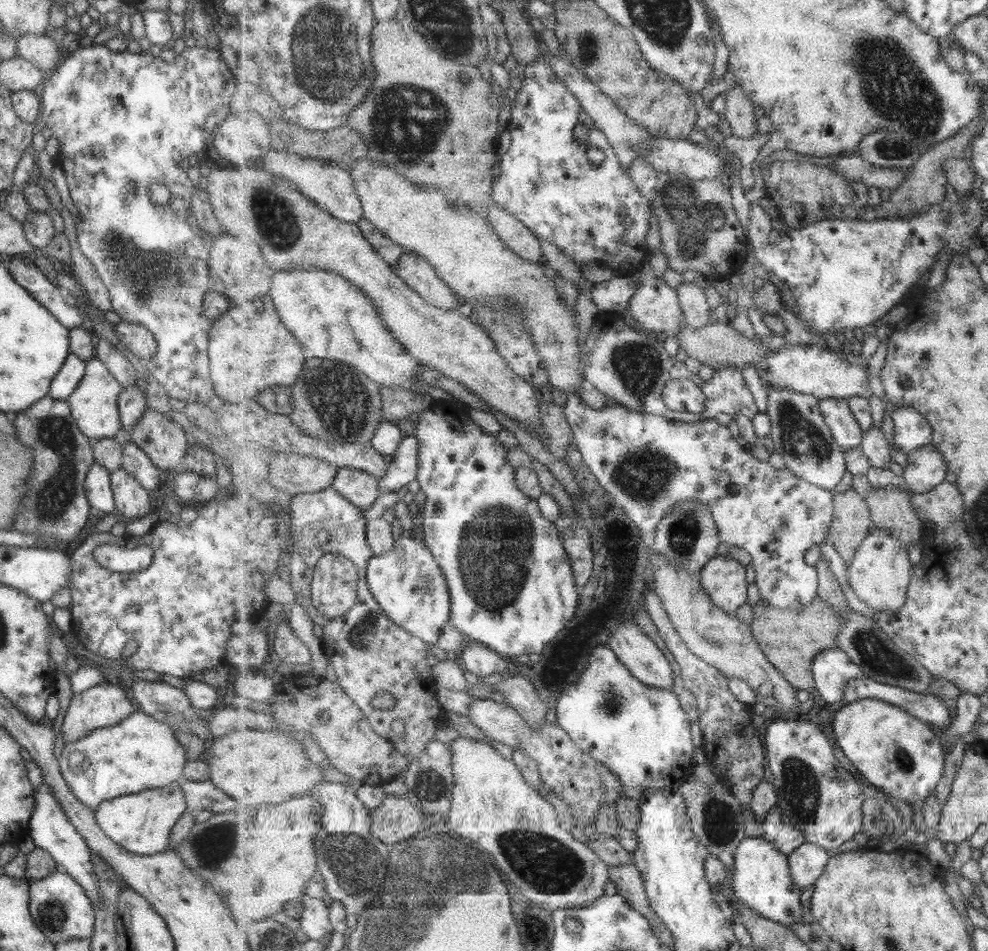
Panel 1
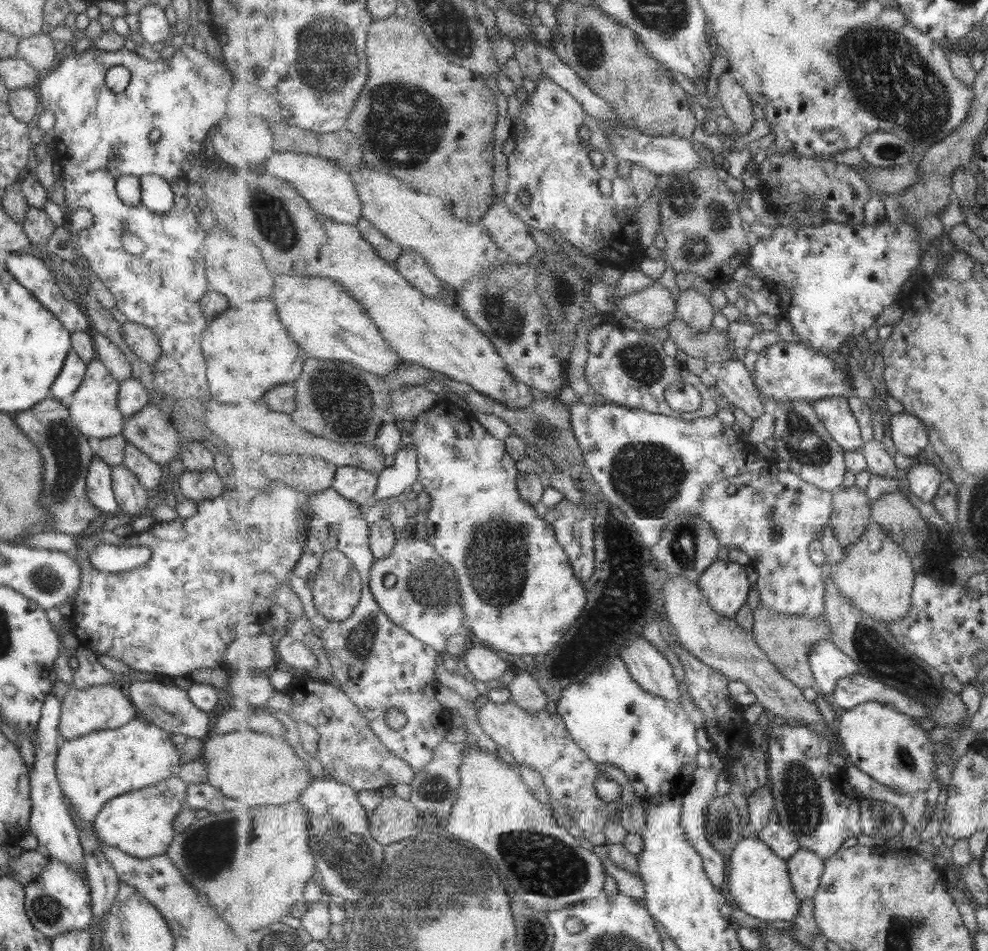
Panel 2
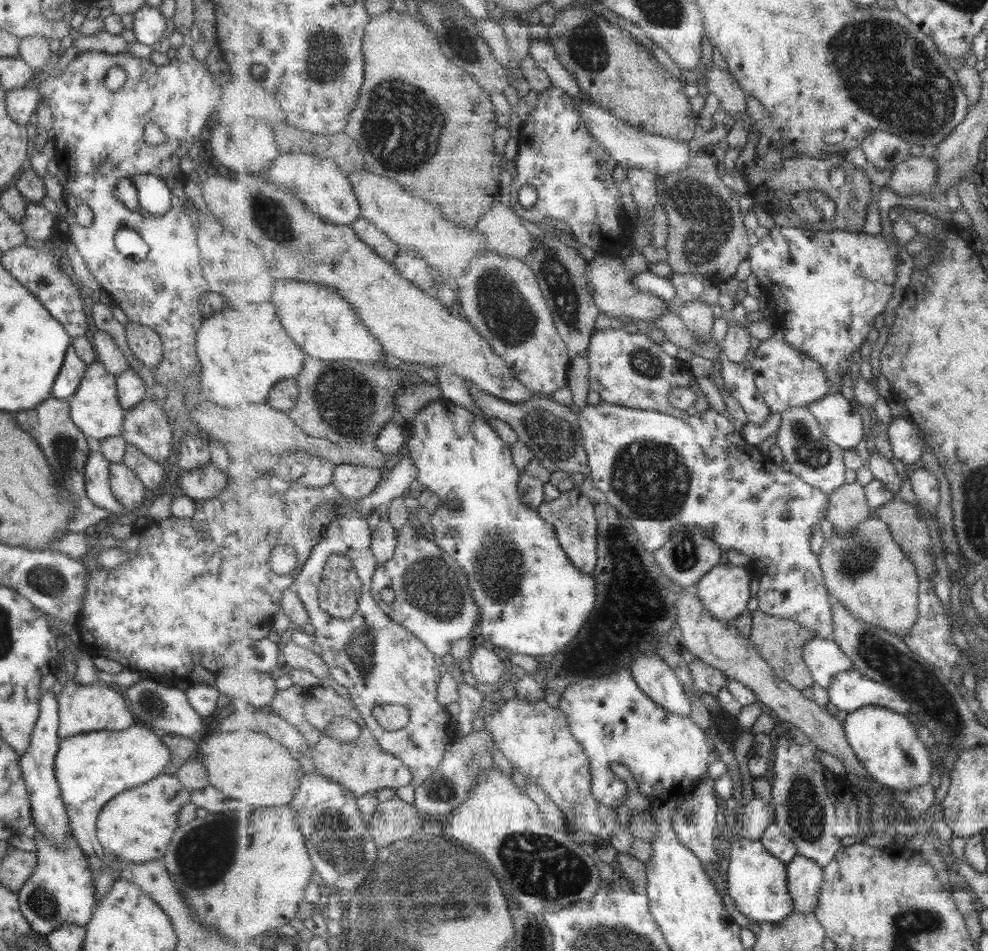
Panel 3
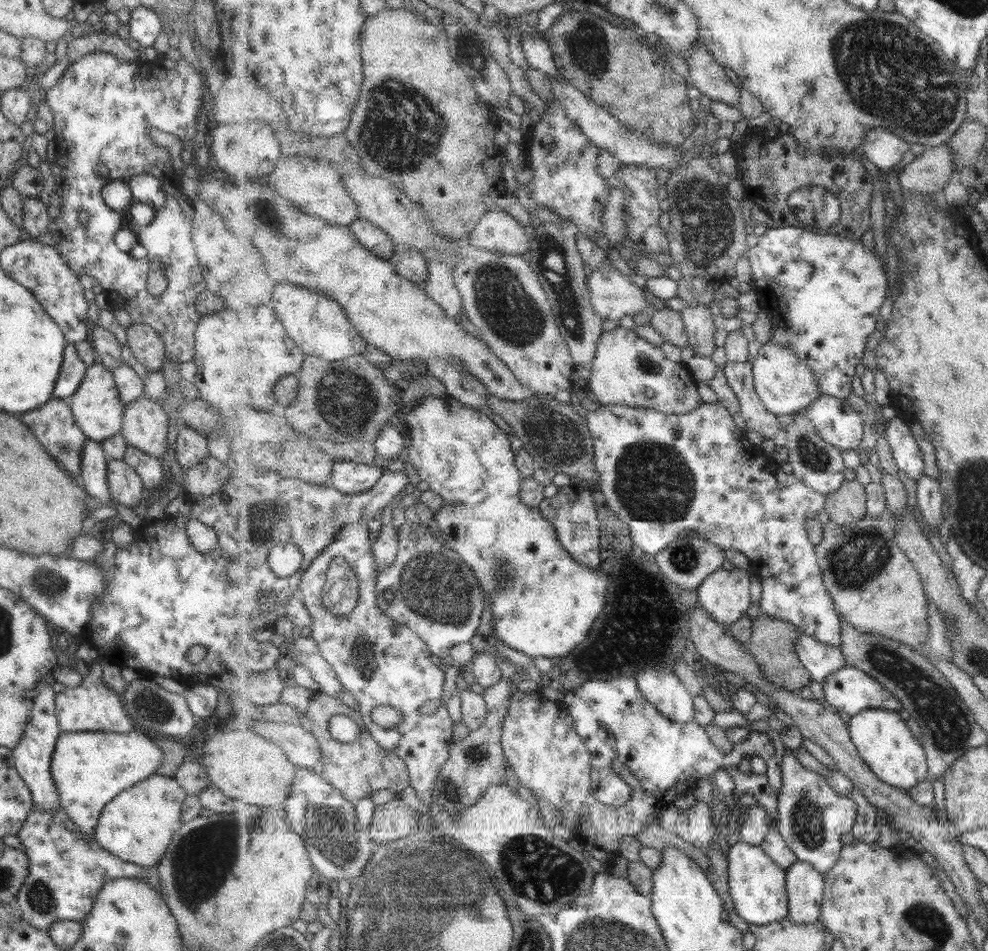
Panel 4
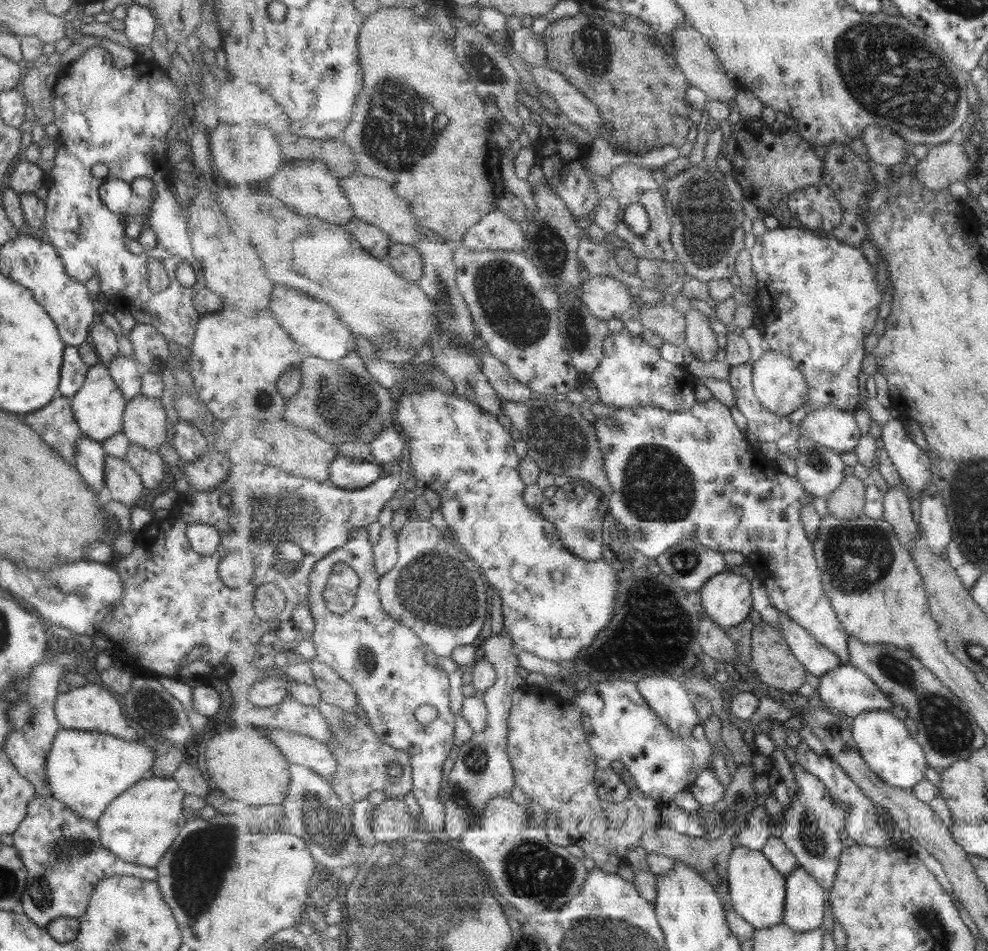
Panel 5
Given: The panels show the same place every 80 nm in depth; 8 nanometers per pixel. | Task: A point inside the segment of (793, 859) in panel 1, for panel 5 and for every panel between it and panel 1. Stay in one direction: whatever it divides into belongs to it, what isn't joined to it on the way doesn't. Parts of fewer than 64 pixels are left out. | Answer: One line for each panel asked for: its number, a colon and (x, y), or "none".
2: (806, 867)
3: (805, 877)
4: (806, 889)
5: (805, 900)

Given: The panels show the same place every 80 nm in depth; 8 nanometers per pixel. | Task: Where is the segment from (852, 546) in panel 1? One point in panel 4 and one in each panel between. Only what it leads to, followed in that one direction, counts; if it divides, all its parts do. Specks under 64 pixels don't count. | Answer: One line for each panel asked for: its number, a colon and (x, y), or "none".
2: (852, 513)
3: (849, 507)
4: (848, 504)

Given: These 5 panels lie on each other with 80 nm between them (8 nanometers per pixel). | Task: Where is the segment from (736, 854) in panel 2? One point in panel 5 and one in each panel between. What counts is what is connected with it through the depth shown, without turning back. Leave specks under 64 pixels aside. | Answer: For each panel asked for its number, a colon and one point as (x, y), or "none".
3: (758, 881)
4: (758, 885)
5: (758, 890)

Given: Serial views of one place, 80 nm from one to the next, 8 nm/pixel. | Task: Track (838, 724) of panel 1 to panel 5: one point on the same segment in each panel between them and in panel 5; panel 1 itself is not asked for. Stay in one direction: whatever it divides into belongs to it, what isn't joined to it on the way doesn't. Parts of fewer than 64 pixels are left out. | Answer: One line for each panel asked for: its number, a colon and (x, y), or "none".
2: (891, 747)
3: (887, 742)
4: (884, 740)
5: (892, 752)

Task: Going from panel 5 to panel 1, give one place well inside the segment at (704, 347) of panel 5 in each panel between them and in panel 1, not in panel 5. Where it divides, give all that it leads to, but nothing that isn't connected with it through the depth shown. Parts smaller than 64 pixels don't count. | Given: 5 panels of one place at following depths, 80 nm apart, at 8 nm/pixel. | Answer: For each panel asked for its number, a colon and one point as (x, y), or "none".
1: (693, 302)
2: (694, 308)
3: (697, 315)
4: (700, 325)

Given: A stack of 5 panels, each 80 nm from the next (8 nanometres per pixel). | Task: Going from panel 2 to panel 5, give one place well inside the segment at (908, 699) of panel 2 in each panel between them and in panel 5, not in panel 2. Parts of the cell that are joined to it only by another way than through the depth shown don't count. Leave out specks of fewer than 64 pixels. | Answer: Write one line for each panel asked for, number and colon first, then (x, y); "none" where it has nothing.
3: (851, 690)
4: (849, 690)
5: (851, 692)

